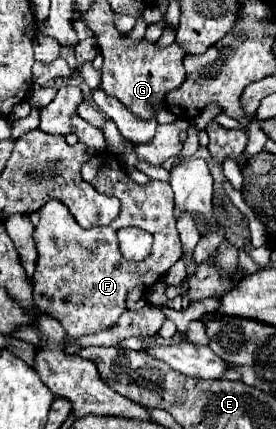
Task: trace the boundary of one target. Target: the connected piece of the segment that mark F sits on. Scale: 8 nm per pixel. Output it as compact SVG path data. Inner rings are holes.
M106 152L94 154L94 158L86 160L86 164L82 164L82 178L86 182L90 182L100 193L120 198L122 208L120 208L120 214L116 216L116 220L108 226L102 226L102 228L84 230L74 220L74 216L70 216L66 204L62 204L60 200L50 200L40 208L40 224L34 230L34 240L36 240L36 250L38 250L36 272L32 276L34 302L44 314L56 318L62 324L62 328L66 330L66 336L72 340L114 328L118 324L118 318L126 310L128 294L134 288L140 288L140 292L152 290L154 284L182 258L182 242L180 242L180 236L176 230L176 220L174 220L174 192L170 192L170 184L152 180L144 186L138 186L128 176L124 162L118 156L106 154ZM124 226L142 228L154 236L156 250L150 254L150 258L146 258L140 264L126 262L126 266L124 266L122 254L118 250L118 238L116 238L116 232Z

